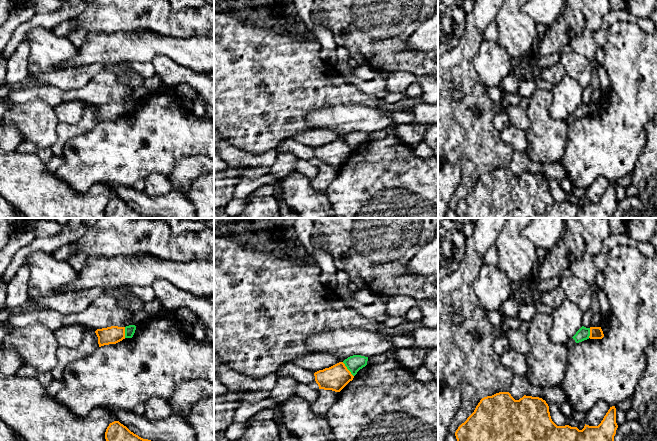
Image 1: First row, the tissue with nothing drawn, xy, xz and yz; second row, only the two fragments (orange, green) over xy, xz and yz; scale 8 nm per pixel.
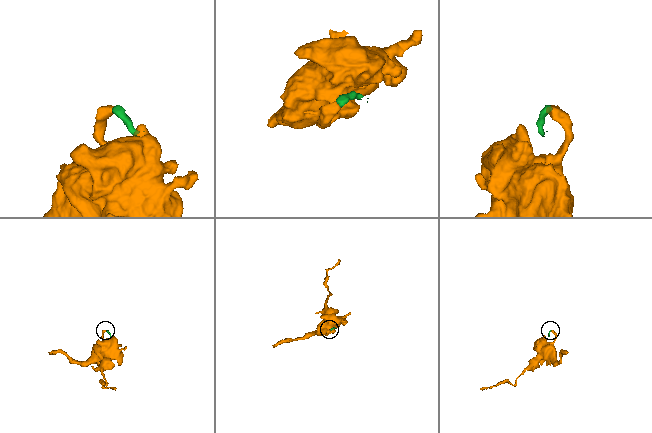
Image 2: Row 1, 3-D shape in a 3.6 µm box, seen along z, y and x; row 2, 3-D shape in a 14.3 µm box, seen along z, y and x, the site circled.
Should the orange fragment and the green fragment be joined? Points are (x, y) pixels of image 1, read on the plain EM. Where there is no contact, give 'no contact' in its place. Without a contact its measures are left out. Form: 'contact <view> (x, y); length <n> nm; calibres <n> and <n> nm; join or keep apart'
contact xz (347, 145); length 150 nm; calibres 200 and 130 nm; join

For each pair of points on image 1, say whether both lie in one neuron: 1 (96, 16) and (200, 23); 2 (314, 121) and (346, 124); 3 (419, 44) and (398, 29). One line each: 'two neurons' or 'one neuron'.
1: one neuron
2: one neuron
3: two neurons

